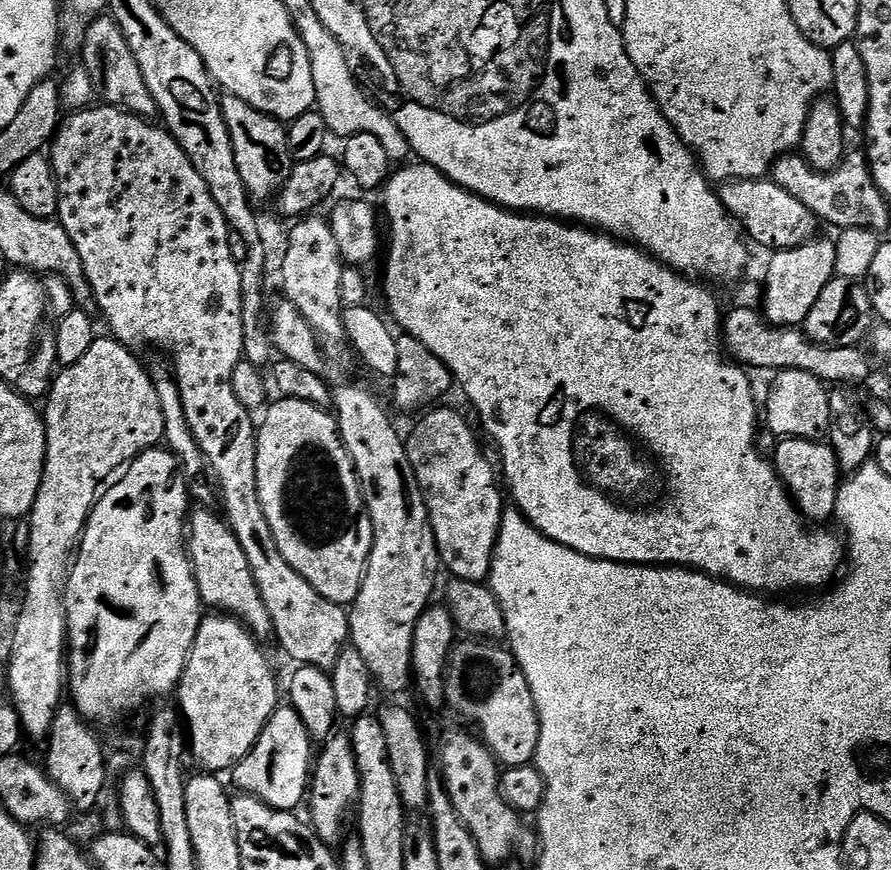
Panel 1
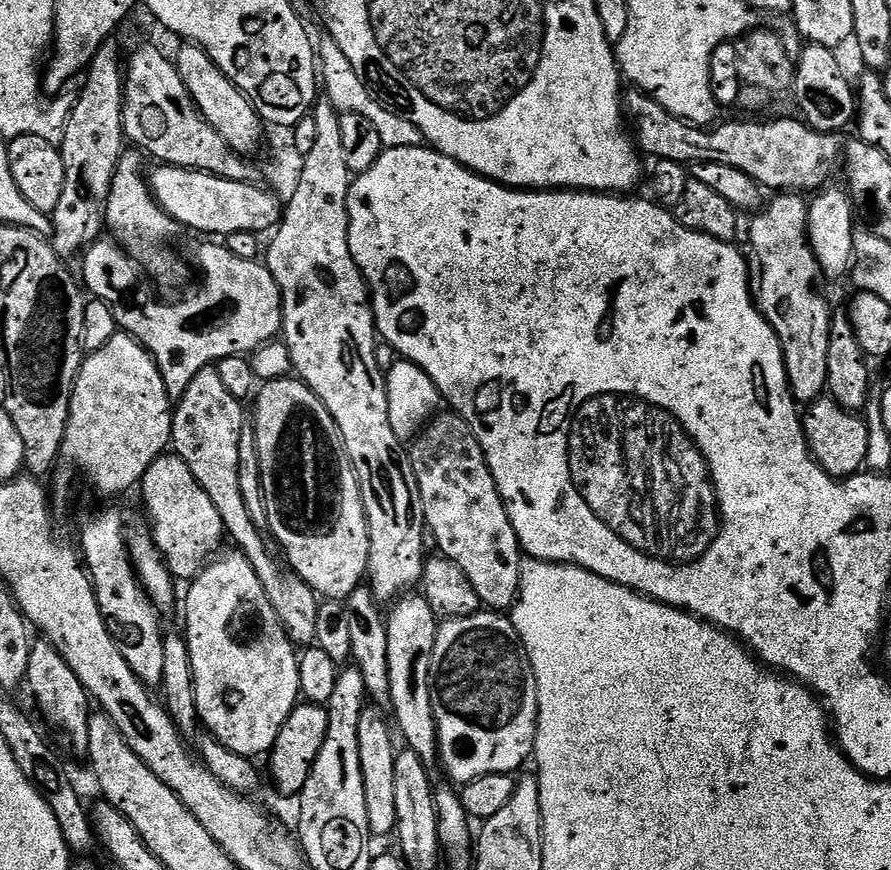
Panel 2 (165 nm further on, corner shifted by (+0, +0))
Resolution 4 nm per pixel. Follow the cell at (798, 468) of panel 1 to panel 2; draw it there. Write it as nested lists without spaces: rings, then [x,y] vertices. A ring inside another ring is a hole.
[[[821,398],[807,405],[802,419],[808,450],[828,476],[846,480],[865,467],[870,434],[863,415],[847,412],[836,400]]]

